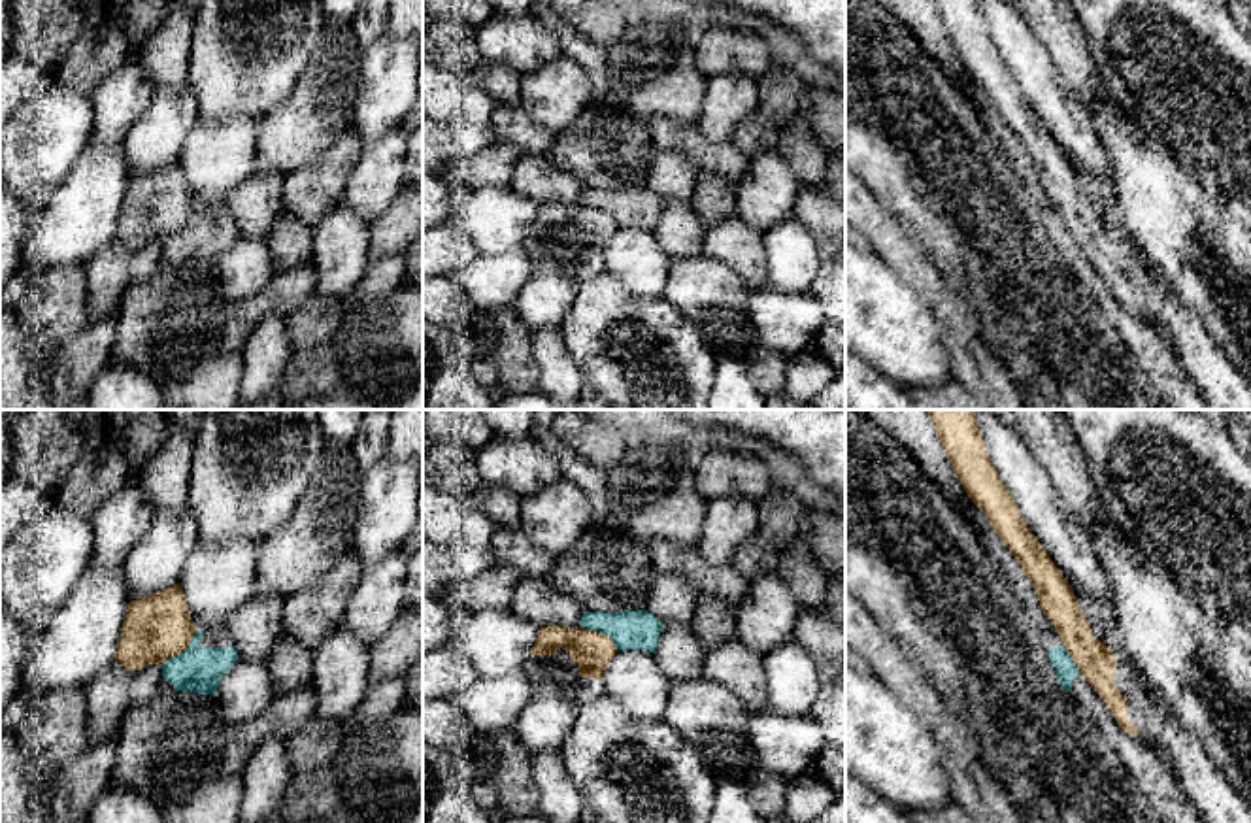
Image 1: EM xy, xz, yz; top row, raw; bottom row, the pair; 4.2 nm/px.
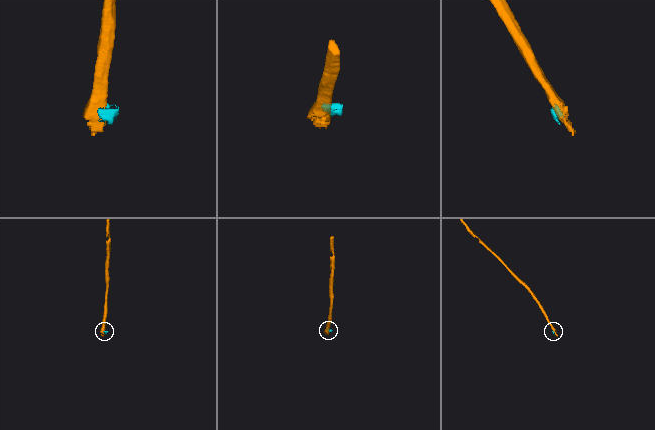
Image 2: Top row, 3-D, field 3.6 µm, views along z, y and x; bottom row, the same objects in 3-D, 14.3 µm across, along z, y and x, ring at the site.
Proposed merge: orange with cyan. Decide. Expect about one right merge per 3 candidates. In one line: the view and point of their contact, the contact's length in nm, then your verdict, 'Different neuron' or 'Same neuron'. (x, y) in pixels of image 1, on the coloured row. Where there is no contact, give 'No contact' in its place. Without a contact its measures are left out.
Touches orange at xy (180, 652). Shared border 220 nm. Different neuron

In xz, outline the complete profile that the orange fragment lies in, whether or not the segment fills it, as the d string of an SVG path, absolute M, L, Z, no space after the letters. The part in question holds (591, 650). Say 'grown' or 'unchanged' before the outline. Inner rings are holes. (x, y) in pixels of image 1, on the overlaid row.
grown; M542 627L523 672L534 691L557 695L581 708L598 689L611 657L613 640L581 627Z

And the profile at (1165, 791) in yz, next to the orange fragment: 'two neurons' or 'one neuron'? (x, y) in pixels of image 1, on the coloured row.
two neurons

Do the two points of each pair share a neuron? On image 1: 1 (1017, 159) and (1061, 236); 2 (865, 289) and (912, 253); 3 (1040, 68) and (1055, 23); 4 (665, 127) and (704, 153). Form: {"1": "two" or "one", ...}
{"1": "one", "2": "two", "3": "two", "4": "one"}

